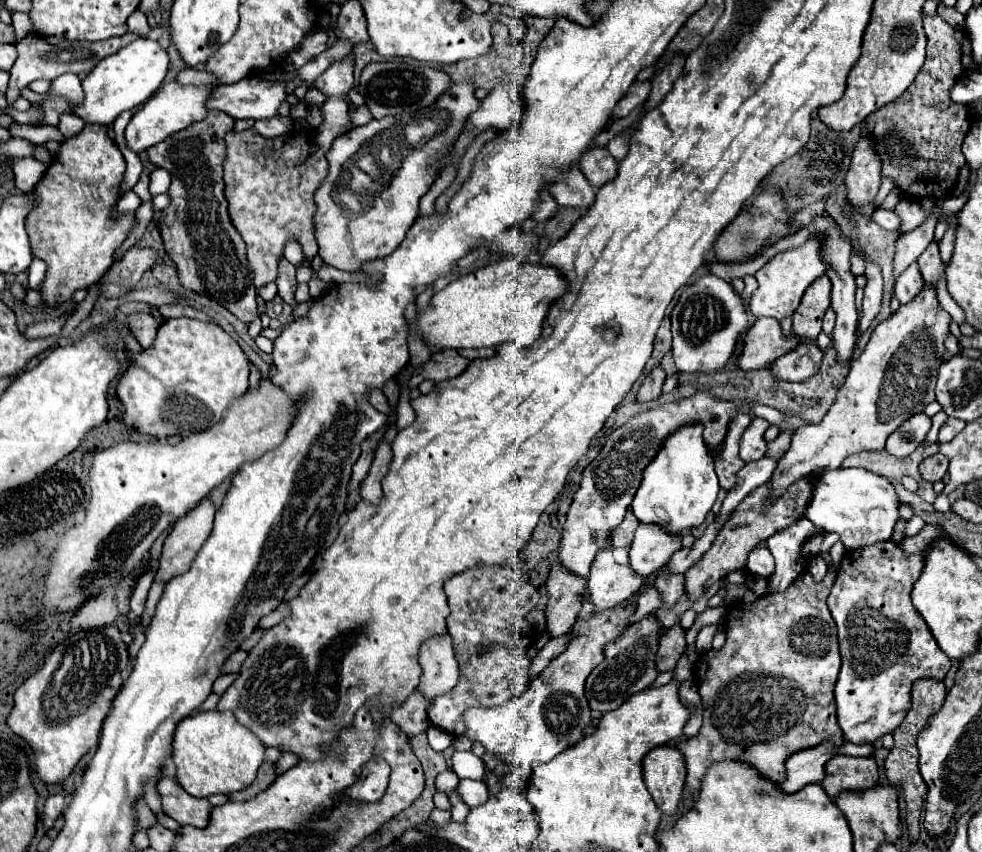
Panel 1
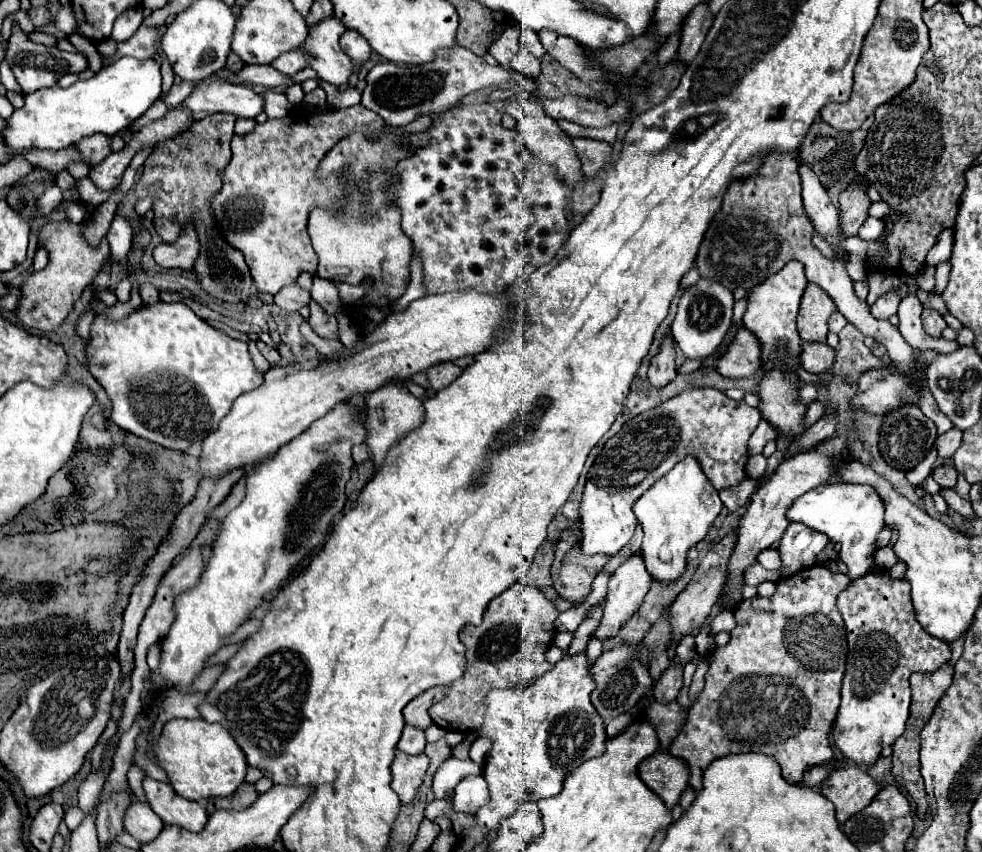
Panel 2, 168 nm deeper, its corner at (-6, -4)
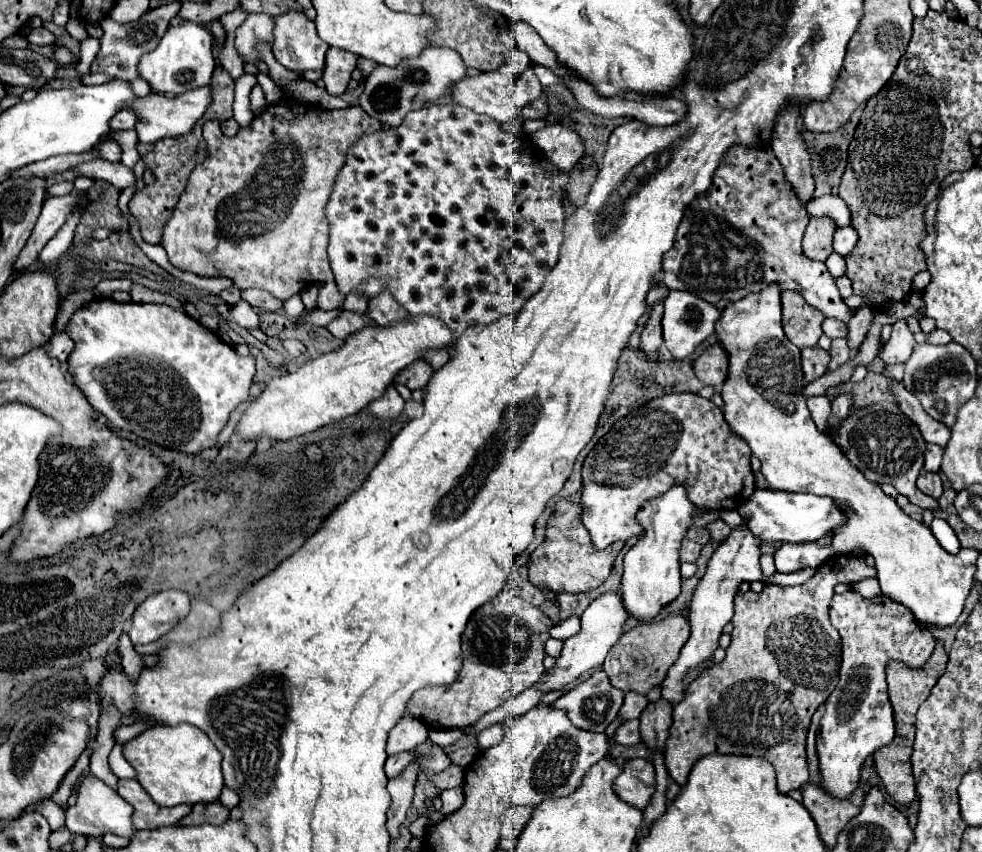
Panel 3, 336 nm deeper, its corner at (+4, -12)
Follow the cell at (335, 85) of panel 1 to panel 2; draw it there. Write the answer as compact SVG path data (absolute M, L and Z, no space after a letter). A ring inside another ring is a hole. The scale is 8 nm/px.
M323 18L307 30L307 42L303 42L299 48L307 52L309 66L321 80L329 84L347 84L355 66L339 46L339 38L345 32L345 26L335 18Z

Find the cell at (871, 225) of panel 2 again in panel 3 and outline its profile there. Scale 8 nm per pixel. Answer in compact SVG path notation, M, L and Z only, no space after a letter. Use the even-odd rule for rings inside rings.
M845 226L845 228L837 228L833 238L833 248L837 254L849 256L849 252L853 252L857 242L859 242L859 234L851 226Z

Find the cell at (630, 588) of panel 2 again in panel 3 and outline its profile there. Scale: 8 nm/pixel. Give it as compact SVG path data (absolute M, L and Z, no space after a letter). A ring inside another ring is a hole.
M605 592L599 598L595 598L581 616L581 632L577 632L575 636L565 640L565 646L563 646L561 656L557 658L557 664L549 670L549 676L543 678L537 686L541 686L547 692L553 692L561 686L569 686L571 682L575 682L579 676L583 676L591 668L601 668L609 648L621 638L623 624L627 618L629 618L629 612L623 606L621 594Z

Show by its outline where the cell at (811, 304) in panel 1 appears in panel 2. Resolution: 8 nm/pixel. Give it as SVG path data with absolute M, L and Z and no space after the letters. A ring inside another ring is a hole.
M807 284L799 316L797 316L797 330L803 342L825 342L827 338L827 320L835 312L835 302L817 286Z

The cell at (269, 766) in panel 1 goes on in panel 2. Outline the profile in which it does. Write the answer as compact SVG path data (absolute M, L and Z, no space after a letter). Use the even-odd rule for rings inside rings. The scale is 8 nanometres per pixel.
M241 784L233 796L225 796L225 798L209 798L207 800L207 814L223 808L223 810L245 810L249 808L255 800L257 800L257 792L253 784Z

